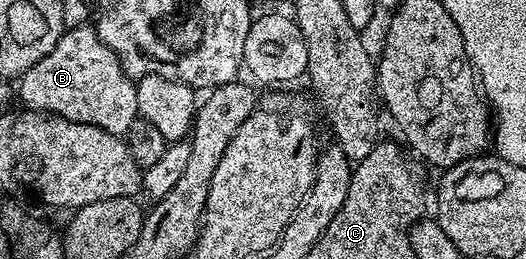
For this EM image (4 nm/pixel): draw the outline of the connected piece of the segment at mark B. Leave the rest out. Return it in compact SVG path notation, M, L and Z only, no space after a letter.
M81 24L68 28L57 39L57 47L41 59L41 63L33 63L29 71L20 73L17 78L17 97L28 109L36 109L38 113L60 113L65 119L73 119L77 123L89 123L93 127L101 127L101 131L125 135L131 124L139 116L137 107L136 82L121 67L117 55L99 38L94 28Z

